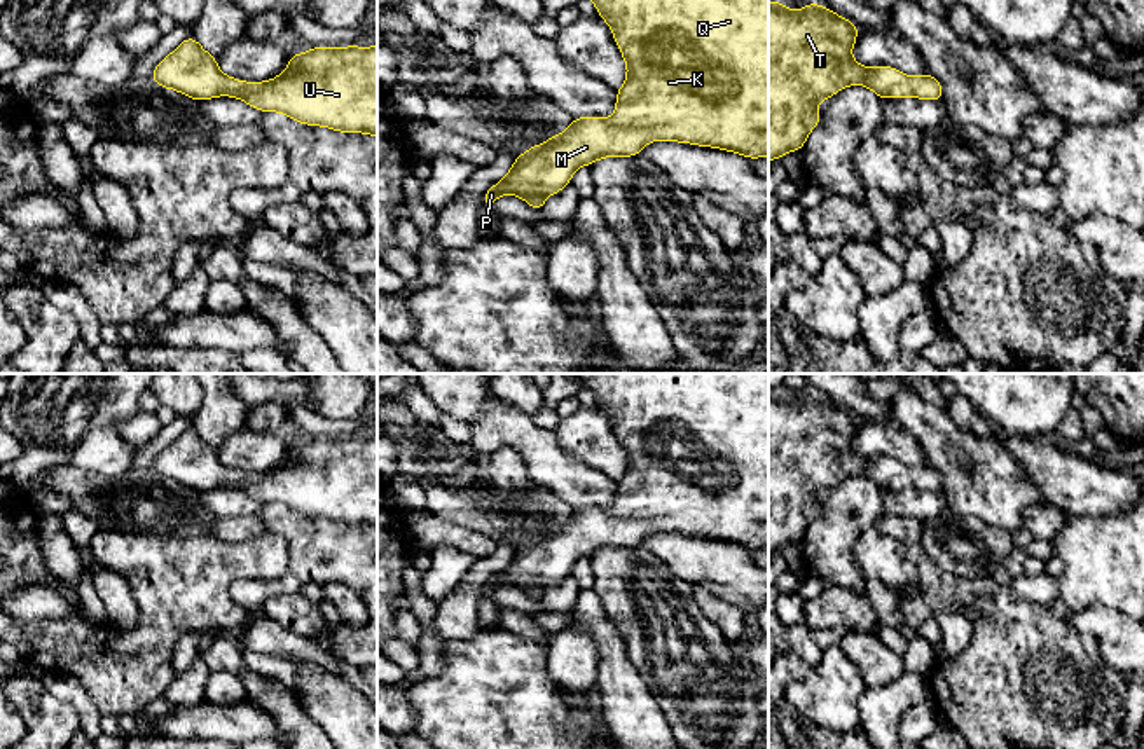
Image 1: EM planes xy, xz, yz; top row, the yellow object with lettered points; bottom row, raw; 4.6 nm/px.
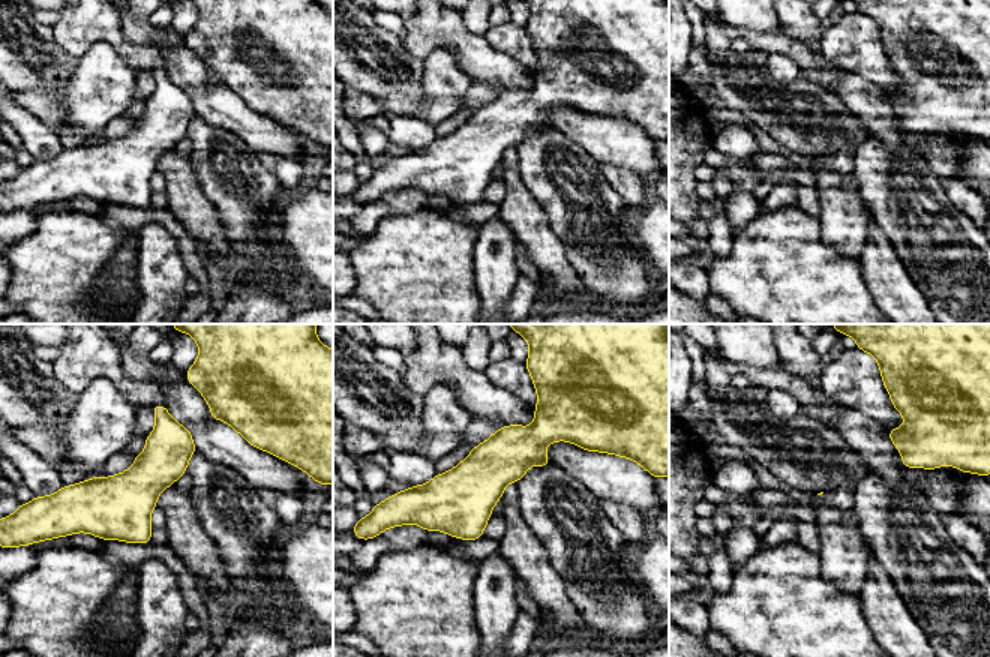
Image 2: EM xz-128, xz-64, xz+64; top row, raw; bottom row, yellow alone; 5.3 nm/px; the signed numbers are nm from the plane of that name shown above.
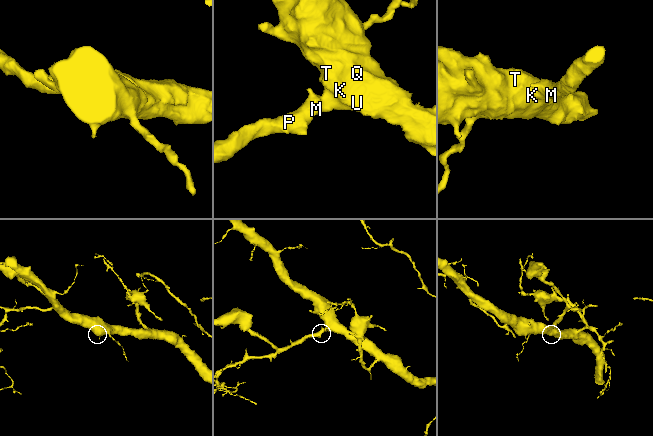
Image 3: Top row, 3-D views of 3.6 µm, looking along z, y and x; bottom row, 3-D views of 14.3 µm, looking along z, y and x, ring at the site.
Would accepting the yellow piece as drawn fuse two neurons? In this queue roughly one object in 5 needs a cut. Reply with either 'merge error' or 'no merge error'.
no merge error

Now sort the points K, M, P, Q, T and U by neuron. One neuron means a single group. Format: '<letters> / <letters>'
K M P Q T U

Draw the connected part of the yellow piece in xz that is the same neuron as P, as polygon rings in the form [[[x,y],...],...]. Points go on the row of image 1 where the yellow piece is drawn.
[[[592,0],[608,23],[627,63],[625,84],[617,91],[611,119],[575,117],[571,126],[541,145],[520,154],[501,182],[494,183],[480,204],[493,206],[500,196],[513,194],[541,211],[550,194],[569,185],[580,166],[604,157],[643,154],[651,141],[681,141],[768,157],[768,0]]]

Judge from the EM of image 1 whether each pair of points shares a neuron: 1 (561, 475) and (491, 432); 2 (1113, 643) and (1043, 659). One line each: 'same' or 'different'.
1: same
2: different

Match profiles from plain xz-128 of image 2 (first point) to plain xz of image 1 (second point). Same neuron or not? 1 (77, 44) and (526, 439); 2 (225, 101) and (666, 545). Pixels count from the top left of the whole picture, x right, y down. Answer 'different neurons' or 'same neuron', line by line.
1: same neuron
2: same neuron

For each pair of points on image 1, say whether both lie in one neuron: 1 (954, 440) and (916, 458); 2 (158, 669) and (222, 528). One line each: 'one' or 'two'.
1: two
2: two

